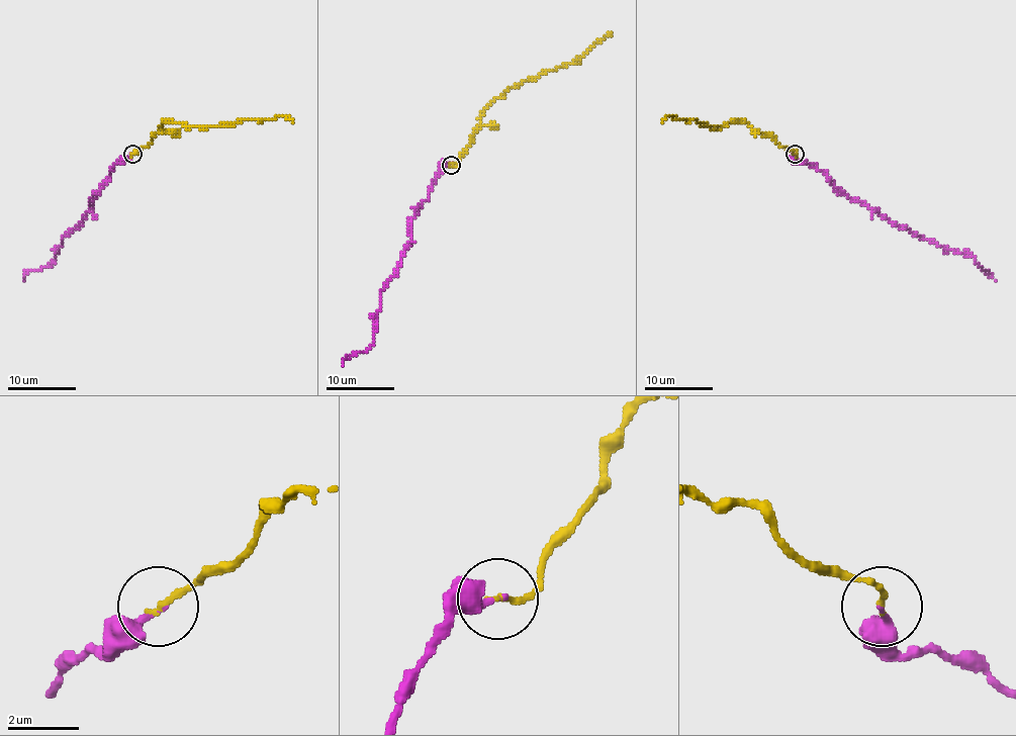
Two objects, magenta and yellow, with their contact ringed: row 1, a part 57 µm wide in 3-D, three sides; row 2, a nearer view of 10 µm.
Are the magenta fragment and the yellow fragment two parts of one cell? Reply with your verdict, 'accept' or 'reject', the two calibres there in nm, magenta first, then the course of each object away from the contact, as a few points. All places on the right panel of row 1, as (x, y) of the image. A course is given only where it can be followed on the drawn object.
accept; 240 nm thick on the magenta side, 180 nm on the other; magenta runs (796, 155), (799, 163), (821, 170), (836, 189), (897, 226), (905, 226), (945, 249), (967, 253), (995, 280); yellow runs (796, 155), (792, 149), (740, 121), (713, 126), (690, 118), (666, 116), (661, 121)

